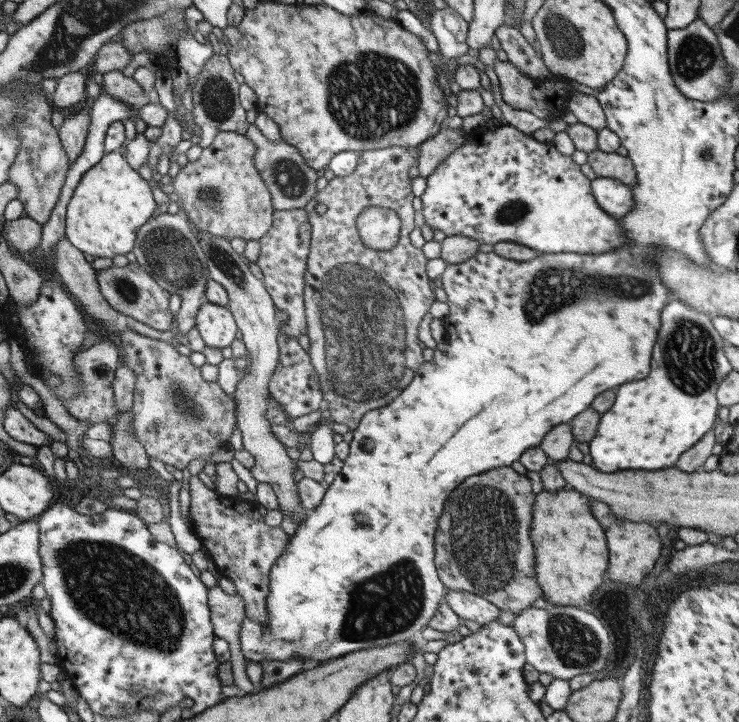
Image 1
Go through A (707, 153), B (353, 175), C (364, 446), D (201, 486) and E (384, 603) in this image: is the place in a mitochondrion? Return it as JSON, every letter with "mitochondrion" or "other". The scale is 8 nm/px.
{"A":"mitochondrion","B":"other","C":"other","D":"other","E":"mitochondrion"}

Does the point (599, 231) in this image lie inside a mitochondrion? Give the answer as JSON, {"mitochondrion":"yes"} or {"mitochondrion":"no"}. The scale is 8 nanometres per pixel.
{"mitochondrion":"no"}

